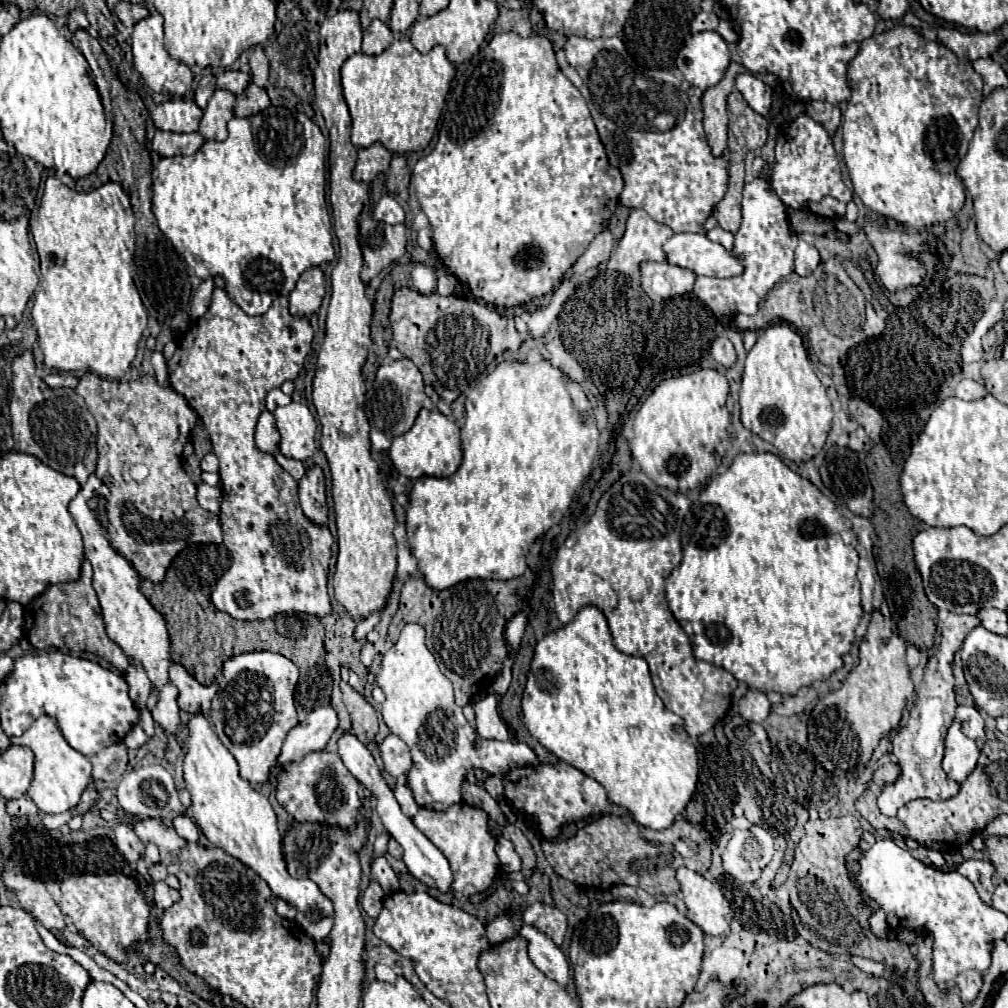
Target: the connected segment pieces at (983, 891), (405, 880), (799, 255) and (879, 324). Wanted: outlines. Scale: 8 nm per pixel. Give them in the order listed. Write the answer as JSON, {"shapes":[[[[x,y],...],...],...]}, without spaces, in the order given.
{"shapes":[[[[965,860],[959,868],[959,874],[963,874],[965,878],[969,878],[977,890],[977,894],[983,898],[983,902],[987,902],[987,906],[991,906],[991,894],[995,890],[993,886],[993,872],[995,868],[985,862],[985,860]]],[[[409,872],[405,874],[397,874],[399,882],[401,882],[401,890],[403,892],[415,892],[415,890],[427,890],[427,886],[423,882],[419,882],[415,876],[411,876]]],[[[799,240],[797,248],[795,248],[795,272],[799,276],[807,276],[817,268],[819,262],[821,262],[819,252],[805,240]]],[[[867,304],[867,320],[865,320],[865,324],[863,324],[865,336],[867,336],[867,338],[875,338],[875,336],[883,334],[883,330],[885,330],[885,322],[875,314],[873,306]]]]}

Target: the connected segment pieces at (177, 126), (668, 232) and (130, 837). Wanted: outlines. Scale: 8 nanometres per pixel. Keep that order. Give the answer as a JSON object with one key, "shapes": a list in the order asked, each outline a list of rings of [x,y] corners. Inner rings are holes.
{"shapes":[[[[163,102],[153,112],[153,124],[167,132],[197,132],[203,110],[193,102]]],[[[631,210],[625,226],[625,234],[617,248],[611,252],[607,268],[623,272],[631,278],[639,278],[639,264],[645,260],[663,262],[665,254],[661,246],[673,236],[673,230],[655,222],[645,210]]],[[[117,824],[113,832],[115,832],[115,846],[119,848],[119,852],[127,858],[127,862],[137,862],[145,846],[137,838],[133,828],[129,828],[125,824]]]]}

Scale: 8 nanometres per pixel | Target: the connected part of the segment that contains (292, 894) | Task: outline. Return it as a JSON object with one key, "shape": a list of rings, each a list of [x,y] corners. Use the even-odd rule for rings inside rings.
{"shape":[[[195,714],[187,726],[189,738],[183,772],[185,788],[191,792],[191,808],[197,826],[213,846],[223,848],[227,854],[255,870],[259,878],[269,884],[275,898],[285,900],[297,910],[295,920],[305,928],[306,933],[316,942],[322,940],[333,926],[333,902],[309,878],[291,878],[291,874],[287,874],[281,842],[283,834],[269,798],[239,776],[237,760],[219,742],[211,722],[203,714]],[[311,914],[317,914],[317,918],[311,920]]]}

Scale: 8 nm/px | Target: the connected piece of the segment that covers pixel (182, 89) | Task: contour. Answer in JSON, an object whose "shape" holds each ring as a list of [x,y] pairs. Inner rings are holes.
{"shape":[[[159,12],[149,14],[145,20],[135,24],[135,30],[131,34],[131,48],[133,48],[133,64],[135,70],[143,76],[147,86],[157,93],[167,93],[173,97],[182,97],[191,90],[193,72],[187,64],[171,58],[167,54],[165,42],[163,42],[163,18]]]}

